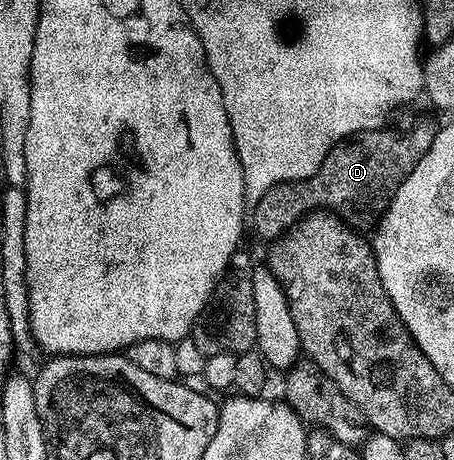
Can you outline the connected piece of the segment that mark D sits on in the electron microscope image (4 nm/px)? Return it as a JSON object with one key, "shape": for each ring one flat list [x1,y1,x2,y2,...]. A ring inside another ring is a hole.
{"shape":[[420,119,413,131,404,131,401,135,388,130,362,131,343,143,337,143,326,161,322,161,318,173,297,183,279,183,261,195,250,211,251,230,253,227,262,238,275,241,299,219,318,210,339,215,353,229,375,228,402,181,406,181,414,165,426,157,426,149,434,145,438,123,432,119]]}

